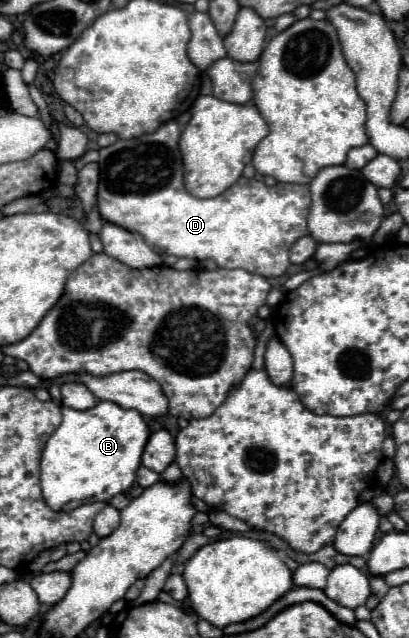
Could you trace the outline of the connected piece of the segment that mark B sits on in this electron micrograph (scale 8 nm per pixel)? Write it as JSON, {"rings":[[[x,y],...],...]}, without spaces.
{"rings":[[[100,401],[96,403],[96,407],[86,411],[62,407],[62,415],[64,415],[62,425],[48,437],[46,447],[42,451],[40,481],[46,505],[54,511],[72,511],[84,503],[110,501],[114,495],[126,493],[136,479],[136,469],[142,463],[142,451],[150,435],[144,417],[134,409],[122,409],[110,401]]]}

